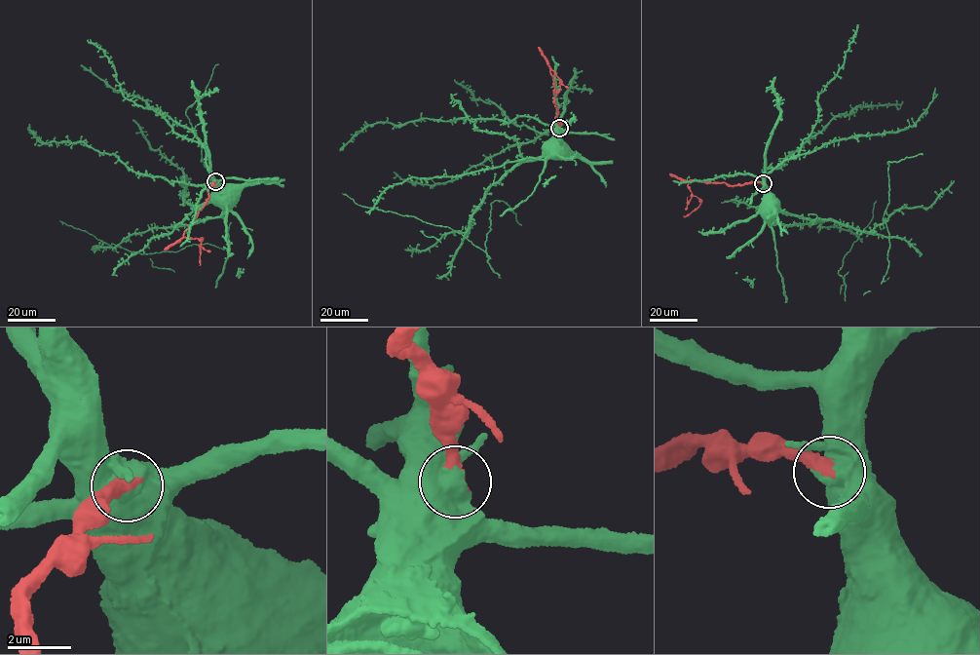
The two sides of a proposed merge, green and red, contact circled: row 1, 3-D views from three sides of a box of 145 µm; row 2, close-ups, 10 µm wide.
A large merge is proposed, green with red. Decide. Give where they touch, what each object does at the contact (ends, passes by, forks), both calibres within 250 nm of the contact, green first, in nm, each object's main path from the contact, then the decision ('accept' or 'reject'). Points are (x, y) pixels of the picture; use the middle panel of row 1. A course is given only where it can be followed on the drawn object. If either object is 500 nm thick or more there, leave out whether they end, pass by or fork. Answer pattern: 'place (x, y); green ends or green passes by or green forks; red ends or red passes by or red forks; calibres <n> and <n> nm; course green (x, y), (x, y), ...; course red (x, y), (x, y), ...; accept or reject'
place (559, 128); calibres 900 and 420 nm; course green (559, 128), (551, 141); course red (559, 128), (550, 68), (560, 83), (554, 94), (554, 88); reject

